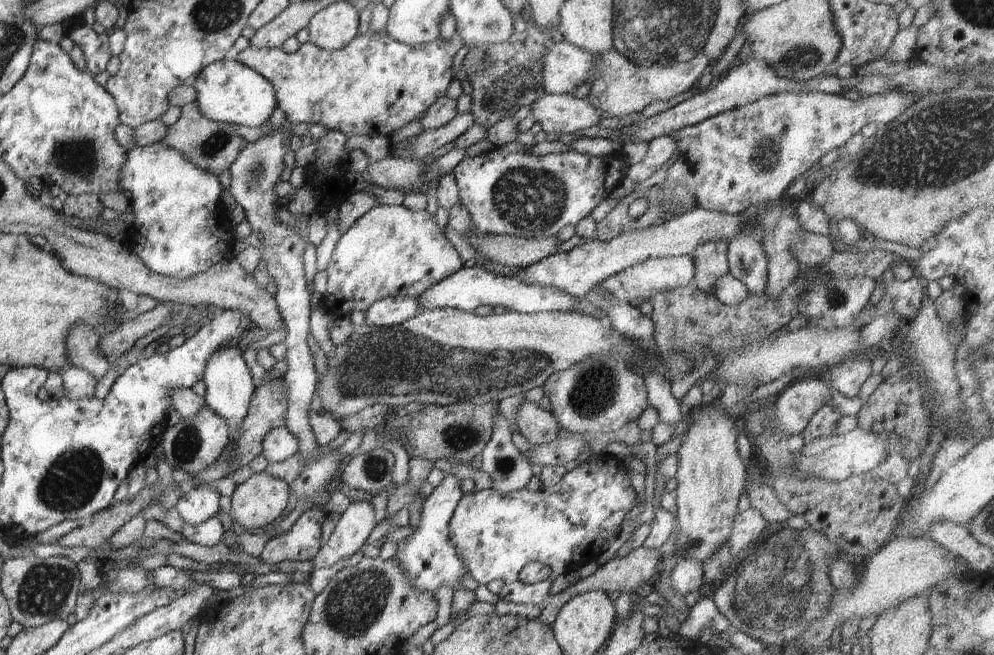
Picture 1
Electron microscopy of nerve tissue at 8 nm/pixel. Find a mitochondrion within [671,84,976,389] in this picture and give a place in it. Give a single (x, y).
(762, 156)

